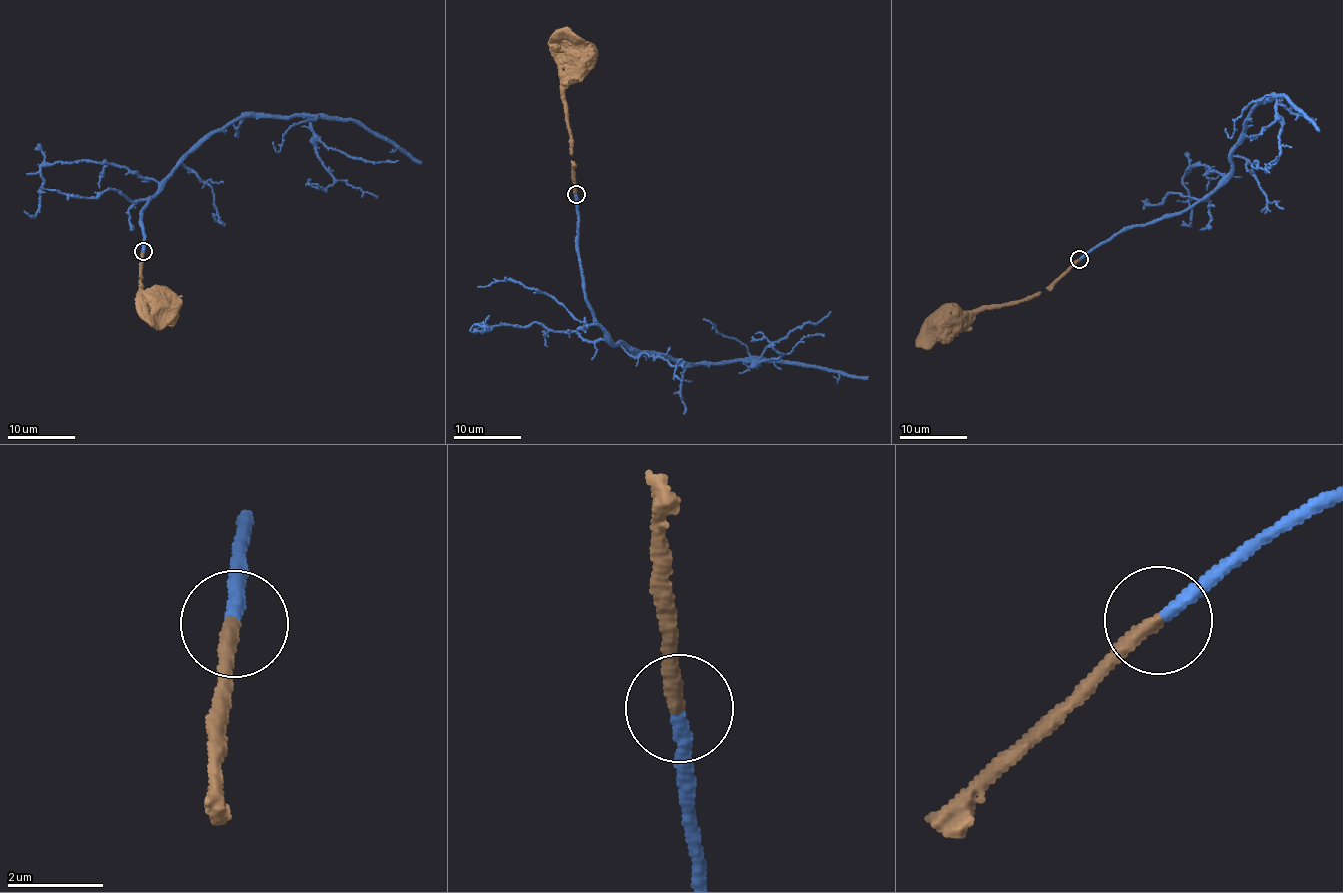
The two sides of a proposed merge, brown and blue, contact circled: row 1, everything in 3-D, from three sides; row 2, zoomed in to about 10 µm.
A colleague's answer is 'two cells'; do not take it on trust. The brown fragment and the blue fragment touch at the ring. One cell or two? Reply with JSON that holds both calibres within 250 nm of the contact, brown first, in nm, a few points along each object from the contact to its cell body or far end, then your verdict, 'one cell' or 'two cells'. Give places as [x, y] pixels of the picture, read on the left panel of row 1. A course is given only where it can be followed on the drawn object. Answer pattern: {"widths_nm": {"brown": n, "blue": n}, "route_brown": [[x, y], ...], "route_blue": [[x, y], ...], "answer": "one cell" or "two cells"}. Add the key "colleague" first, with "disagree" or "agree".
{"colleague": "disagree", "widths_nm": {"brown": 320, "blue": 280}, "route_brown": [[143, 251], [140, 287], [159, 308], [162, 305]], "route_blue": [[143, 251], [144, 236], [139, 225], [148, 202], [184, 157], [237, 119], [356, 119], [421, 162]], "answer": "one cell"}

